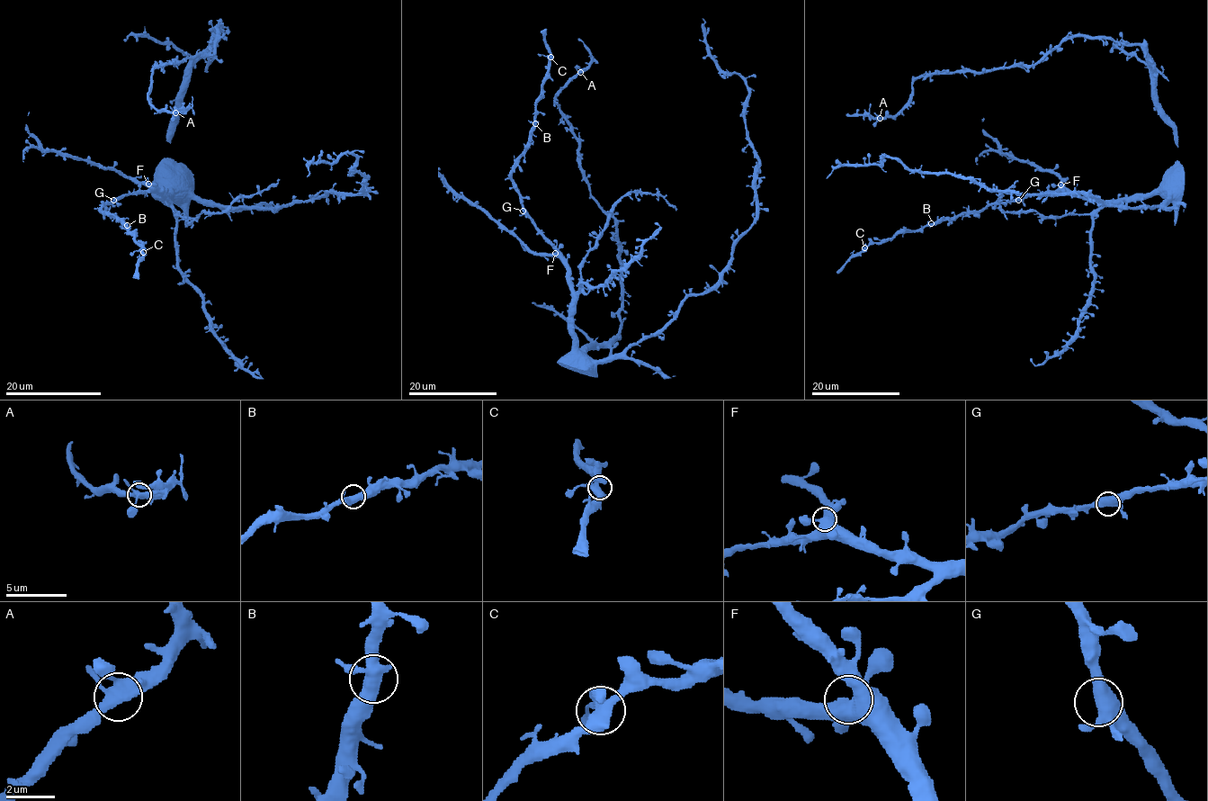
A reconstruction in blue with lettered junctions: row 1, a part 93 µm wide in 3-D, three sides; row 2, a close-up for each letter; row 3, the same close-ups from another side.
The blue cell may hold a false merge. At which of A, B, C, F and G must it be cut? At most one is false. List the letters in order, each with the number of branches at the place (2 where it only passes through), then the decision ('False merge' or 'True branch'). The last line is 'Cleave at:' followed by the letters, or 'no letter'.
A: Branches: 4. True branch
B: Branches: 4. True branch
C: Branches: 4. True branch
F: Branches: 4. True branch
G: Branches: 4. True branch
Cleave at: no letter

